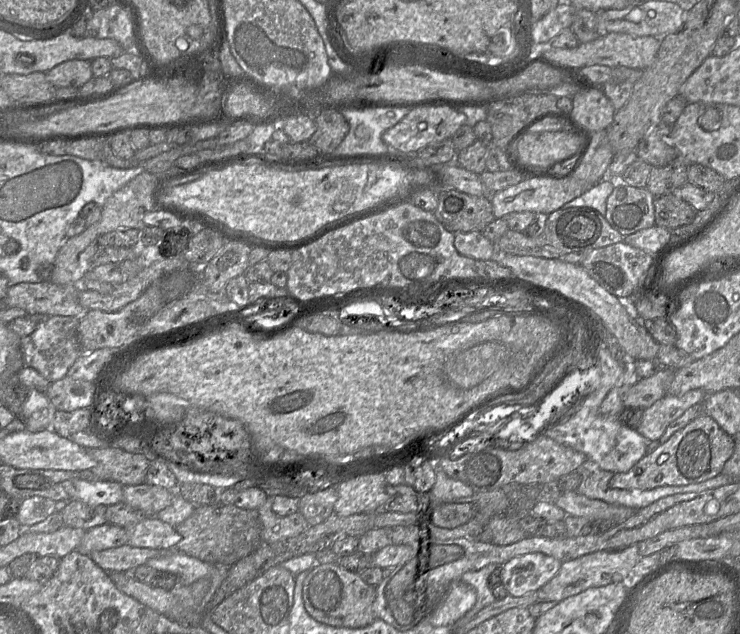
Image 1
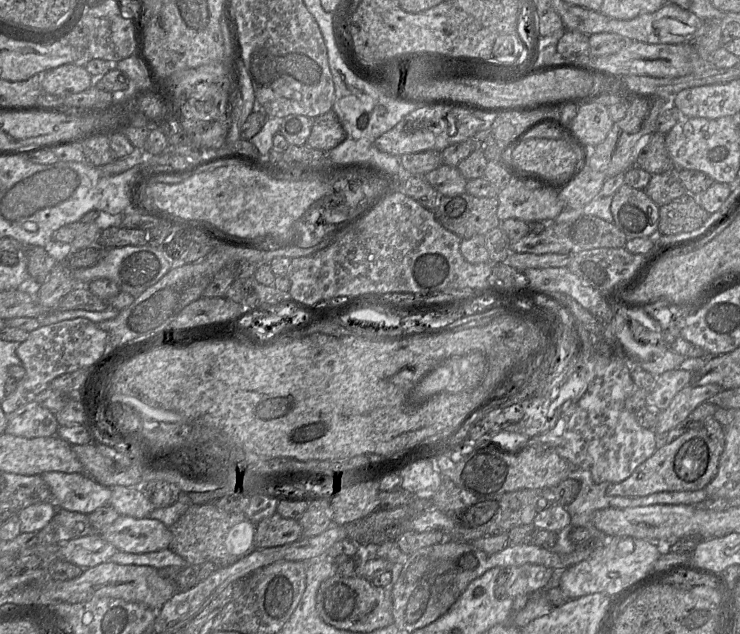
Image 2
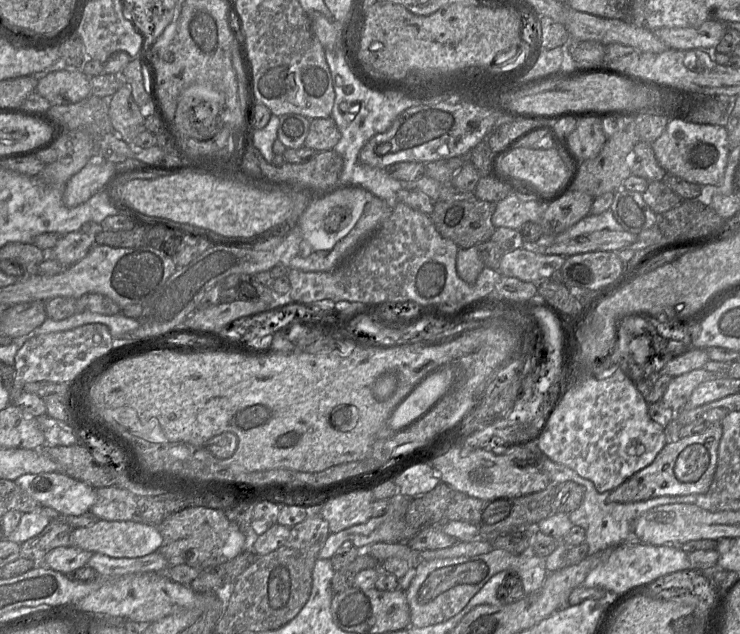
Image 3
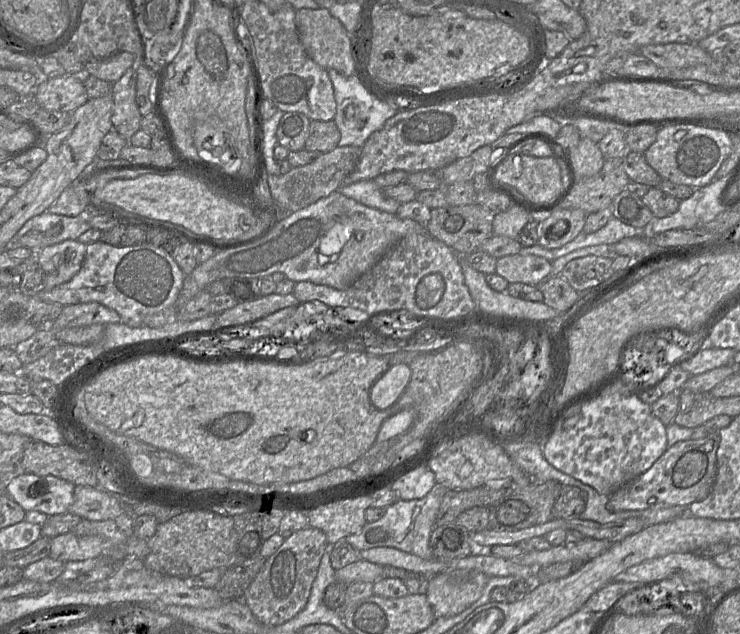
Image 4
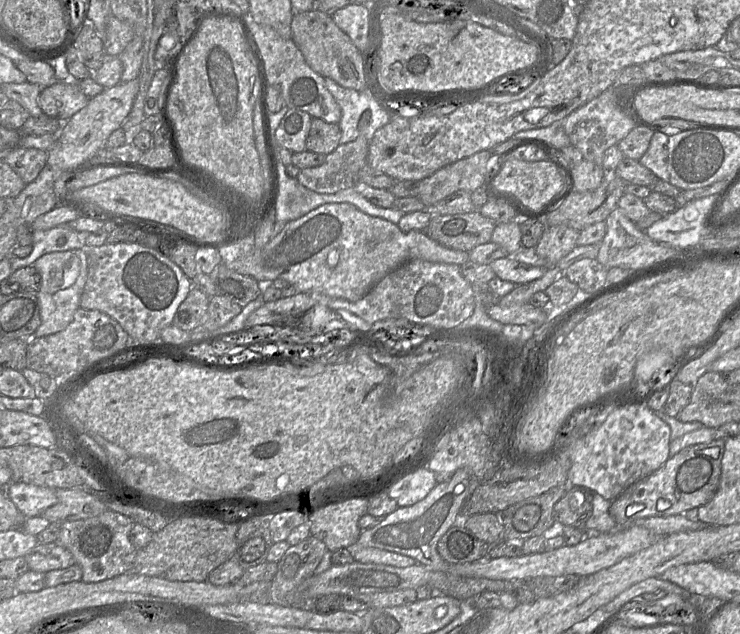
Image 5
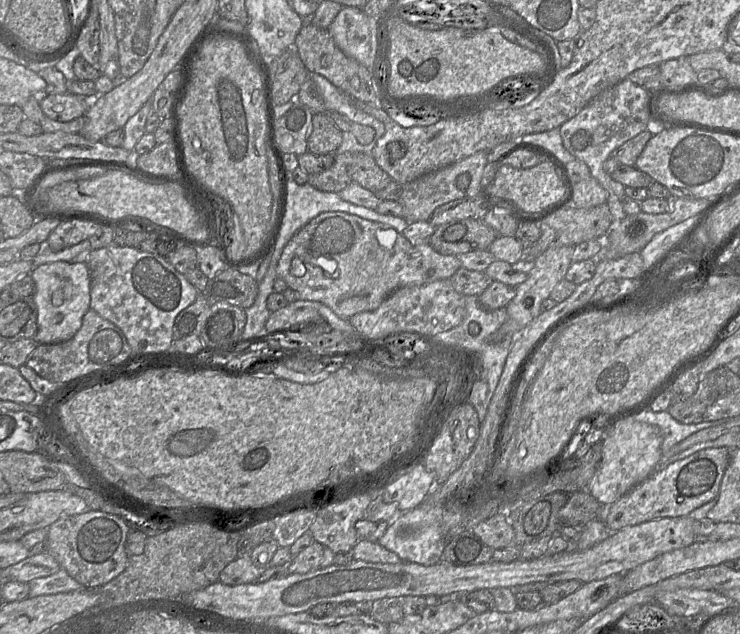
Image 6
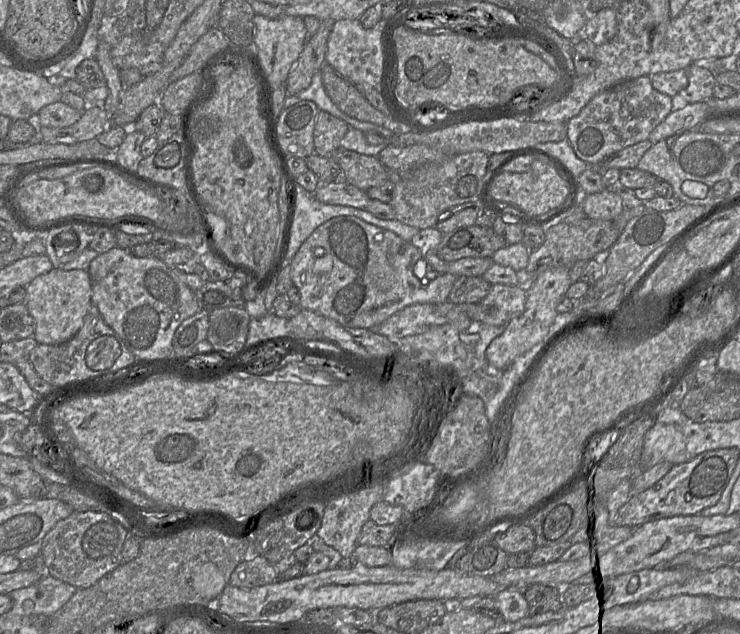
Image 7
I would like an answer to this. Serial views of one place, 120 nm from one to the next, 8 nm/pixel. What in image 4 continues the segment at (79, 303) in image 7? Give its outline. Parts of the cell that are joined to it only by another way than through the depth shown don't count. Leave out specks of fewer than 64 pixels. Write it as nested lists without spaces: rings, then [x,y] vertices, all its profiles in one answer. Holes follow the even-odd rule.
[[[65,240],[38,250],[37,262],[45,272],[44,289],[68,282],[82,267],[87,245],[78,240]]]

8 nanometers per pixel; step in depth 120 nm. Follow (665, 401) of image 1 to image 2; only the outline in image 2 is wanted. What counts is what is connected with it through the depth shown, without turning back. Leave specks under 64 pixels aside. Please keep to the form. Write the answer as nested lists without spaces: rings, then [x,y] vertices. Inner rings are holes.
[[[716,383],[687,385],[675,395],[666,409],[658,410],[658,421],[653,430],[655,433],[668,433],[684,421],[697,406],[723,390],[723,387]]]

